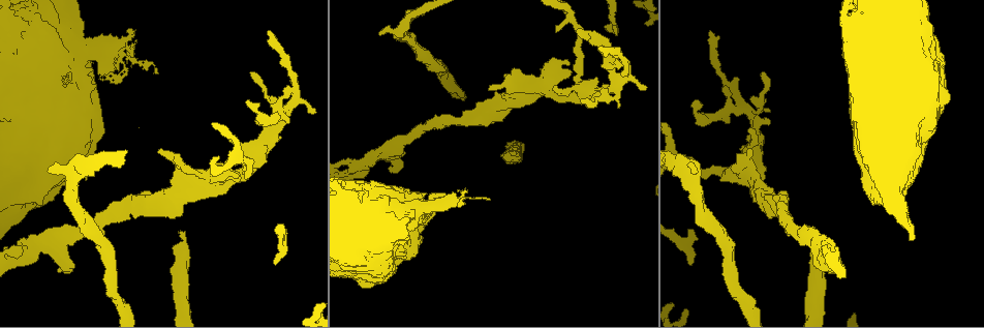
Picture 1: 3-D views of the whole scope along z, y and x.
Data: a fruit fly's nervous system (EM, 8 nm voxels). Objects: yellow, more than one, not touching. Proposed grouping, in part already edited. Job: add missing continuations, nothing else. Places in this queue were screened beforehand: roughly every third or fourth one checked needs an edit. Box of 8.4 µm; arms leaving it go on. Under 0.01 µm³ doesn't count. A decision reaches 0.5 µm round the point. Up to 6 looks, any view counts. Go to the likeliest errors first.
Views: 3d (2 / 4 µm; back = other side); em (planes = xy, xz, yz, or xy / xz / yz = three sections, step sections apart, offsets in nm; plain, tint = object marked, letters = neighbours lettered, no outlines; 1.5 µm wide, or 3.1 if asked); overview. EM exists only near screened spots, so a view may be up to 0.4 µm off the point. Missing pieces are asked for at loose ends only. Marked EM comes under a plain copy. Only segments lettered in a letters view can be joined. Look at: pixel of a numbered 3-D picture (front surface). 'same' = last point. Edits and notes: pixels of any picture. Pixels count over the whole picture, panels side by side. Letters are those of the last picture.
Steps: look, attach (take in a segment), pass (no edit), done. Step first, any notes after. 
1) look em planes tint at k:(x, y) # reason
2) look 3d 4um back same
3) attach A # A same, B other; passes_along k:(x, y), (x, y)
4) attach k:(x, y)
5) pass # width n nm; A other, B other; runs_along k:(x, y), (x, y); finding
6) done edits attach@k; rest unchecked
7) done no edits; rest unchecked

look em yz step 8 letters at 1:(509, 152) # end of a long branch

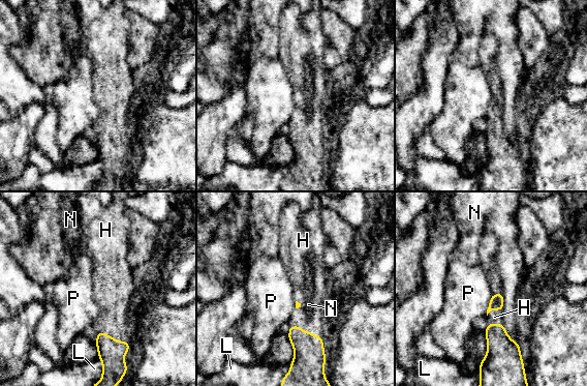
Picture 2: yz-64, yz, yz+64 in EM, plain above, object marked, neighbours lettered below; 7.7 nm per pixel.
look em planes letters same

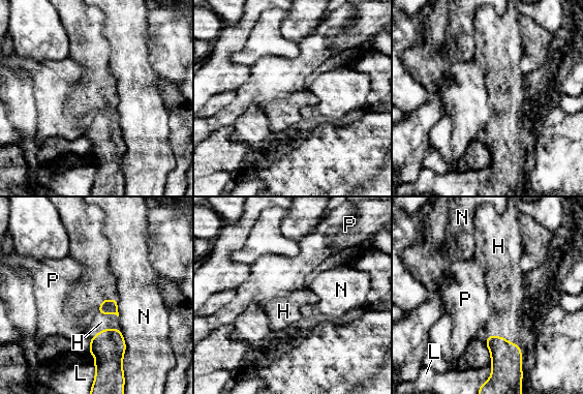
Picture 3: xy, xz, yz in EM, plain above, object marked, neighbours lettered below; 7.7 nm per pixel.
attach H # H same, L other, N other, P other; passes_along 3:(109, 346), (105, 329), (101, 322); it goes on there

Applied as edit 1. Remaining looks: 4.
look 3d 4um at 1:(274, 264) # free end

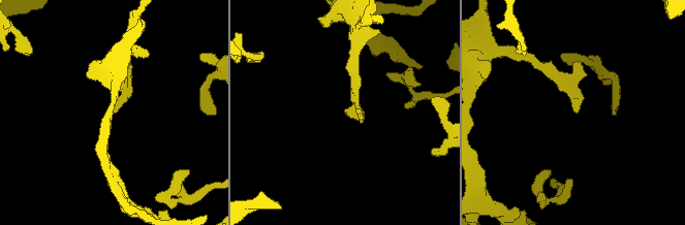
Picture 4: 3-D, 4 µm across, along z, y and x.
look em xz step 4 letters at 4:(115, 113)

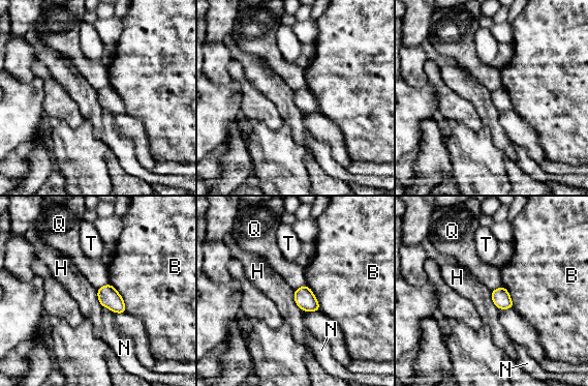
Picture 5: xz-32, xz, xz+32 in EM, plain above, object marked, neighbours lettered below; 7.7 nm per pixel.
look em planes letters same

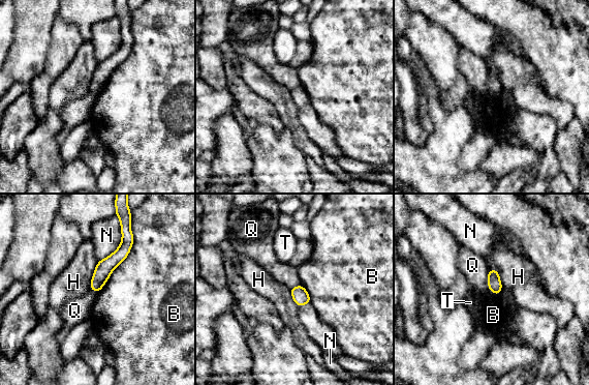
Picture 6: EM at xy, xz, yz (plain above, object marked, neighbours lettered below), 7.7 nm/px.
pass # B other, H other, N other, Q other, T other; border 6:(487, 271), (487, 286), (497, 295); none of them fits

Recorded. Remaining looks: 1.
look em xy step 4 letters at 1:(554, 88) # thin end

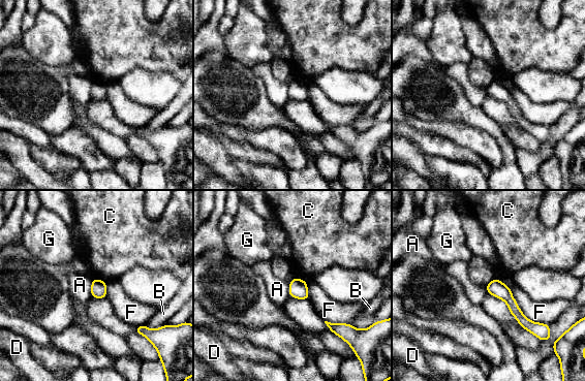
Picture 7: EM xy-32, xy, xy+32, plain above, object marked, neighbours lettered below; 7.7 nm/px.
pass # longest_contact F 440 nm; A other, B other, C other, D other, F other, G other; none of them fits

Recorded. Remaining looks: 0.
done edits attach@3; rest unchecked

